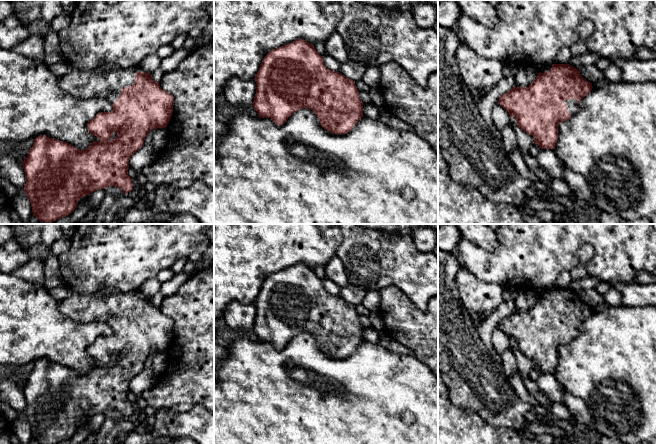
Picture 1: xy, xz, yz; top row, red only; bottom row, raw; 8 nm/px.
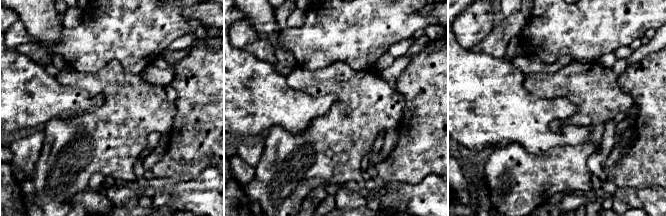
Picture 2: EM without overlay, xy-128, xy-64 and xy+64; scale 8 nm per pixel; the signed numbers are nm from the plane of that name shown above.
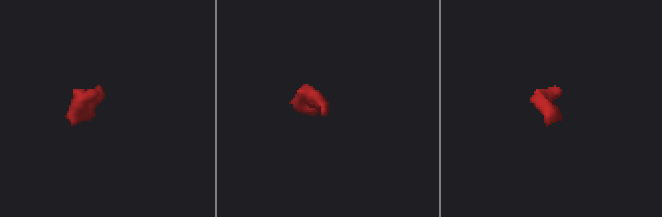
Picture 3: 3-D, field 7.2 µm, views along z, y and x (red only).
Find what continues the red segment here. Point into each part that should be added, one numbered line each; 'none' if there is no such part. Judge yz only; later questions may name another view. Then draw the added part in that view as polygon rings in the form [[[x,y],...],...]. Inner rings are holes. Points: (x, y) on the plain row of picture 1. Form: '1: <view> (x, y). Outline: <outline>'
1: yz (572, 329). Outline: [[[576,323],[565,324],[569,338],[572,340],[578,335],[578,327]]]

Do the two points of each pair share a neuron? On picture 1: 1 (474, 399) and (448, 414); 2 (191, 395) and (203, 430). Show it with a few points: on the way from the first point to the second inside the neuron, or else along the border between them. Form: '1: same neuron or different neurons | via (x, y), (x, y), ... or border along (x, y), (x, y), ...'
1: different neurons | border along (448, 393), (452, 402), (474, 410), (481, 417)
2: different neurons | border along (203, 406), (194, 405), (182, 412), (172, 411)

